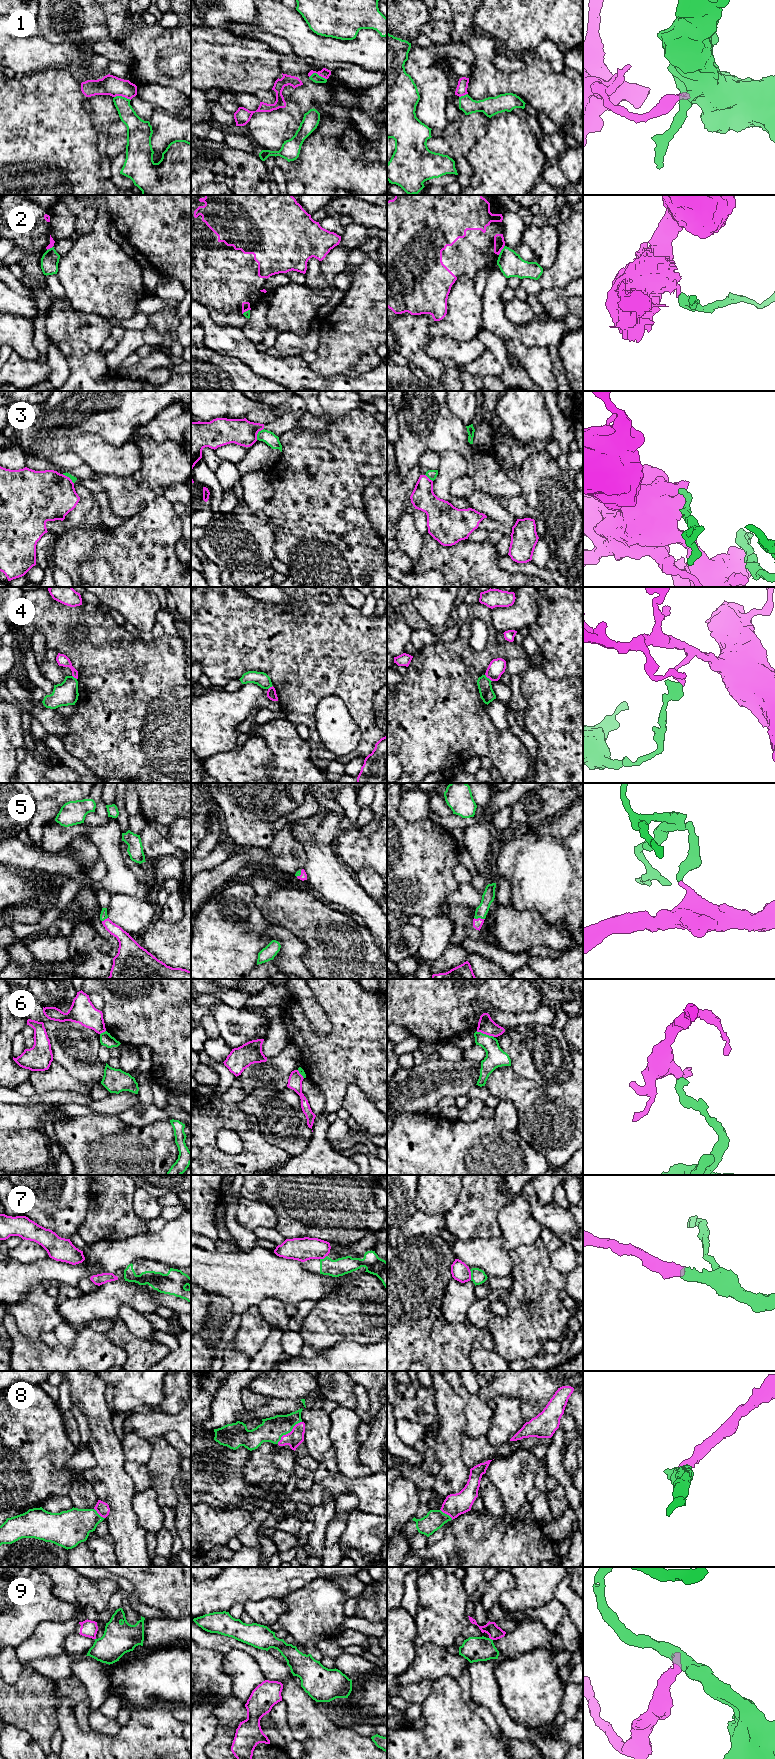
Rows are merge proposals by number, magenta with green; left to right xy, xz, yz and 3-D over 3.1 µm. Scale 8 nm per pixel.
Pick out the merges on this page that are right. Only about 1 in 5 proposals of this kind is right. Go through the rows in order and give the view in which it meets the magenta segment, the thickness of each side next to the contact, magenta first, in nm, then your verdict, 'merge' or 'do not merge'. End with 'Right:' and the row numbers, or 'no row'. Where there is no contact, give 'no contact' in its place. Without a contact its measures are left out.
1: meets magenta in xz; 80 nm thick on the magenta side, 70 nm on the other; do not merge
2: meets magenta in yz; 90 nm thick on the magenta side, 190 nm on the other; do not merge
3: meets magenta in xz; 220 nm thick on the magenta side, 100 nm on the other; do not merge
4: meets magenta in yz; 140 nm thick on the magenta side, 120 nm on the other; do not merge
5: meets magenta in yz; 80 nm thick on the magenta side, 100 nm on the other; merge
6: meets magenta in yz; 140 nm thick on the magenta side, 160 nm on the other; do not merge
7: meets magenta in yz; 150 nm thick on the magenta side, 120 nm on the other; merge
8: meets magenta in xz; 120 nm thick on the magenta side, 190 nm on the other; merge
9: meets magenta in yz; 110 nm thick on the magenta side, 200 nm on the other; do not merge
Right: 5, 7, 8

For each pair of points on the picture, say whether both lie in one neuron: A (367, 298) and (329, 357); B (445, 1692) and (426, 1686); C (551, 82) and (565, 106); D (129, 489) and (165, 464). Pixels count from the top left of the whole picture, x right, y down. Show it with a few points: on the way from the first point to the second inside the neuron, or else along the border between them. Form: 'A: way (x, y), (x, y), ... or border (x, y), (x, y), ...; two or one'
A: way (367, 313), (367, 317), (344, 342); one
B: border (433, 1682), (431, 1693), (422, 1705); two
C: way (551, 88), (562, 100); one
D: way (138, 489), (156, 473); one

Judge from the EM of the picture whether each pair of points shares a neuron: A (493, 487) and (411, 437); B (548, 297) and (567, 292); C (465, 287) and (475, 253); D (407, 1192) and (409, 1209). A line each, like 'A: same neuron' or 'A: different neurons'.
A: different neurons
B: same neuron
C: different neurons
D: same neuron

